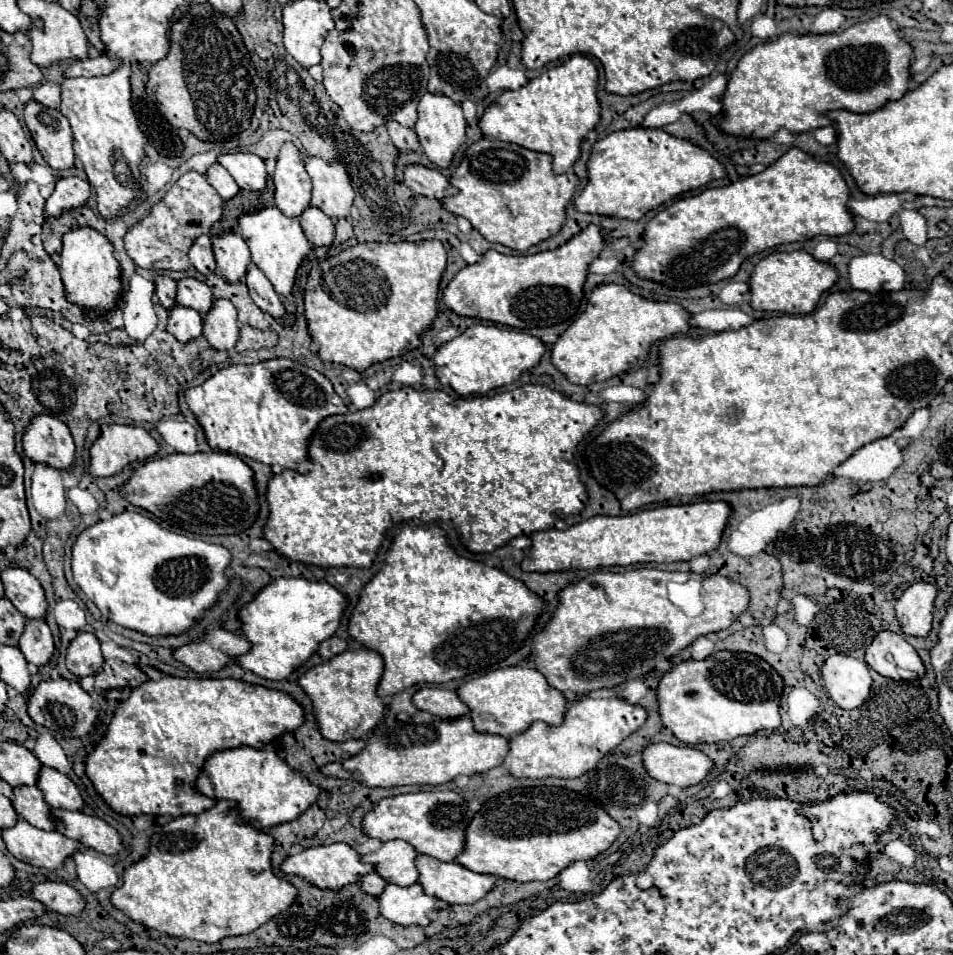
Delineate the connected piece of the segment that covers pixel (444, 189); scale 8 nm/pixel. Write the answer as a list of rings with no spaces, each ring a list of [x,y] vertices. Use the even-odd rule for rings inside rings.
[[[407,165],[403,171],[403,181],[405,185],[425,197],[433,197],[433,199],[443,199],[447,195],[455,195],[457,189],[453,185],[449,185],[447,177],[437,171],[437,169],[429,169],[423,165]]]

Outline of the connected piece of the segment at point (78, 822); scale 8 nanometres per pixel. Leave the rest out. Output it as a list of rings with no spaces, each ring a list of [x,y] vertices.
[[[51,809],[51,817],[59,833],[73,841],[79,841],[85,847],[107,855],[115,855],[123,849],[119,833],[99,817],[67,809]]]

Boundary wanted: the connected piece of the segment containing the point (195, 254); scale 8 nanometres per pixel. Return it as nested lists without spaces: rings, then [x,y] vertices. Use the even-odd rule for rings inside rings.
[[[199,235],[191,249],[189,249],[189,259],[193,263],[193,267],[207,275],[207,273],[213,273],[215,271],[215,259],[213,259],[213,251],[211,251],[211,241],[207,235]]]

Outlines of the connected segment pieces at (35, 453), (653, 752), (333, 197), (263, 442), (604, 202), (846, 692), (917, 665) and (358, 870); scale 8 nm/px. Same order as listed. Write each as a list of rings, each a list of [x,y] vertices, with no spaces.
[[[35,415],[29,421],[29,425],[25,427],[25,435],[23,435],[23,449],[31,461],[35,461],[35,463],[43,461],[47,465],[55,465],[61,471],[69,469],[75,463],[75,445],[73,445],[69,427],[51,415]]]
[[[651,743],[643,749],[645,771],[667,785],[691,787],[705,779],[713,761],[689,745],[677,747],[669,743]]]
[[[307,157],[305,169],[313,183],[311,203],[329,217],[347,217],[353,205],[355,191],[345,167],[339,161],[325,161],[321,157]]]
[[[285,357],[261,361],[255,365],[231,365],[219,369],[203,385],[187,389],[185,401],[189,411],[203,427],[205,439],[211,449],[245,455],[265,465],[281,465],[283,469],[293,469],[297,473],[307,473],[313,467],[307,459],[307,439],[311,437],[319,421],[335,413],[347,413],[345,403],[333,391],[333,385],[325,375]]]
[[[631,127],[609,133],[593,145],[593,153],[587,161],[587,185],[575,197],[575,209],[579,213],[641,219],[647,211],[669,199],[725,175],[723,165],[691,141],[677,139],[663,129]]]
[[[835,653],[827,657],[821,667],[821,675],[825,681],[825,689],[843,709],[855,709],[869,697],[869,667],[849,655]]]
[[[879,631],[865,651],[865,661],[871,669],[889,679],[923,677],[925,667],[917,651],[893,631]]]
[[[331,843],[331,845],[309,847],[309,849],[303,849],[301,853],[289,855],[281,863],[281,871],[285,875],[297,875],[297,877],[309,881],[311,885],[315,885],[319,889],[341,889],[343,885],[357,883],[359,877],[371,873],[373,865],[363,863],[359,853],[355,849],[351,849],[349,845],[345,845],[345,843]]]

